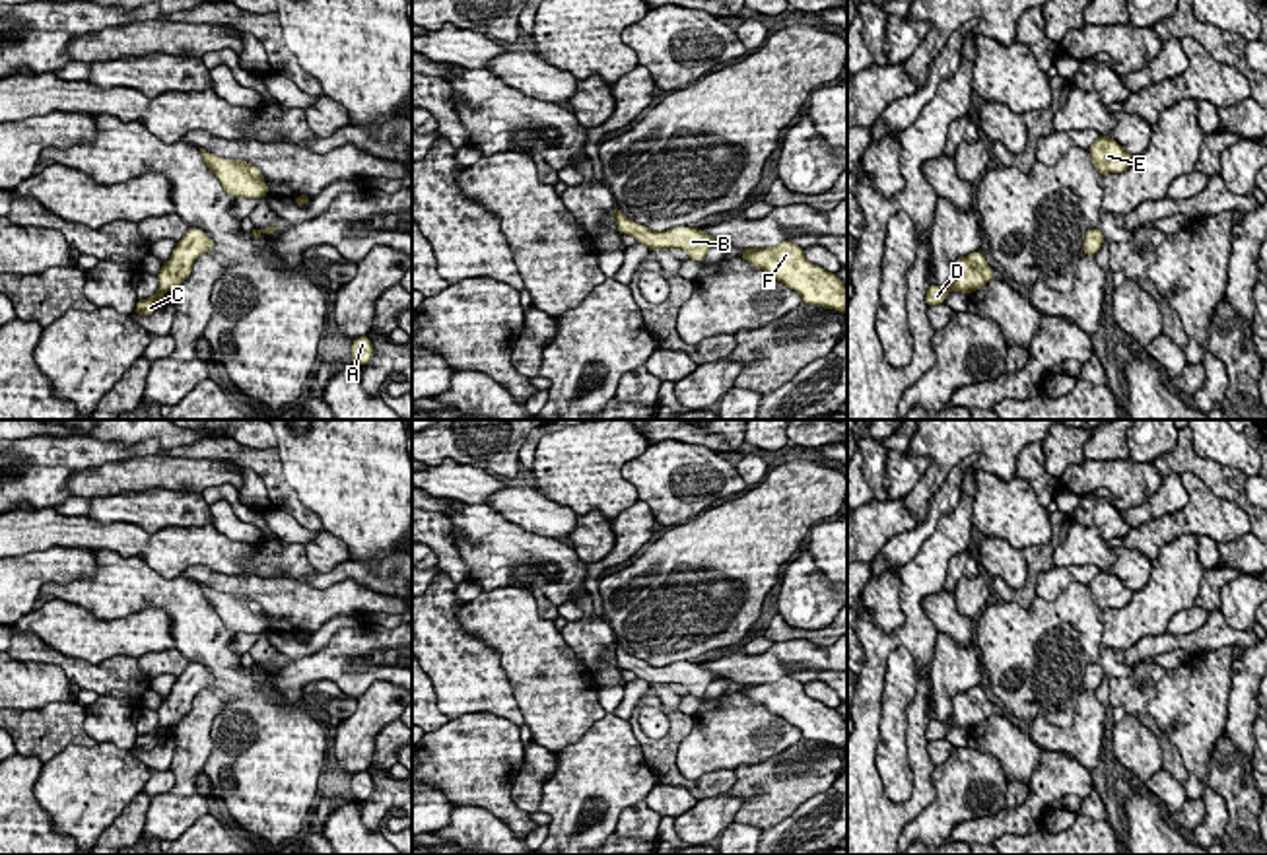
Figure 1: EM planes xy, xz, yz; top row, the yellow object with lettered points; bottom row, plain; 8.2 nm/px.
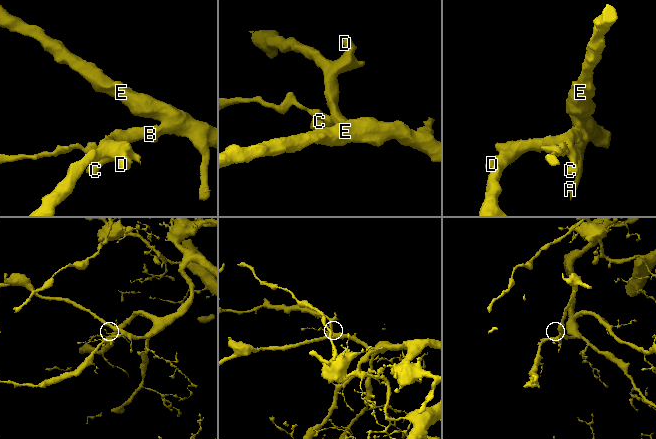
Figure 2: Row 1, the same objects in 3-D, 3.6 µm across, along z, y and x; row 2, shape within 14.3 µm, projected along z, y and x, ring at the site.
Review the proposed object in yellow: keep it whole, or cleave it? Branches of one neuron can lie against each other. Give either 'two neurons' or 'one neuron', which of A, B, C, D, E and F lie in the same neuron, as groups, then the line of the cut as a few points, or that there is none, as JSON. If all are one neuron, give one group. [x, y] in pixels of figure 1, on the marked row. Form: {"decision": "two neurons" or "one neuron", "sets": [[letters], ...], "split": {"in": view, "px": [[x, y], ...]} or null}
{"decision": "one neuron", "sets": [["A", "B", "C", "D", "E", "F"]], "split": null}

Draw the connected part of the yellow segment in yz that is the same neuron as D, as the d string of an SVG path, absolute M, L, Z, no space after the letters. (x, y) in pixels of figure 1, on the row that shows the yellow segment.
M976 251L952 262L952 282L948 288L931 284L925 303L929 307L944 303L950 290L968 295L985 286L989 280L993 280L993 268L987 264L981 251Z

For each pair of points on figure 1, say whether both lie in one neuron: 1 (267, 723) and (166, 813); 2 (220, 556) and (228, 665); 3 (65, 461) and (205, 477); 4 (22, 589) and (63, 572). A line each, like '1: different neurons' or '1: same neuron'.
1: different neurons
2: different neurons
3: different neurons
4: same neuron

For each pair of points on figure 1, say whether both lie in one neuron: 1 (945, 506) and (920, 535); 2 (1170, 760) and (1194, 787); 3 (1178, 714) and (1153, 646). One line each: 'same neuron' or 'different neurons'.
1: same neuron
2: different neurons
3: different neurons

